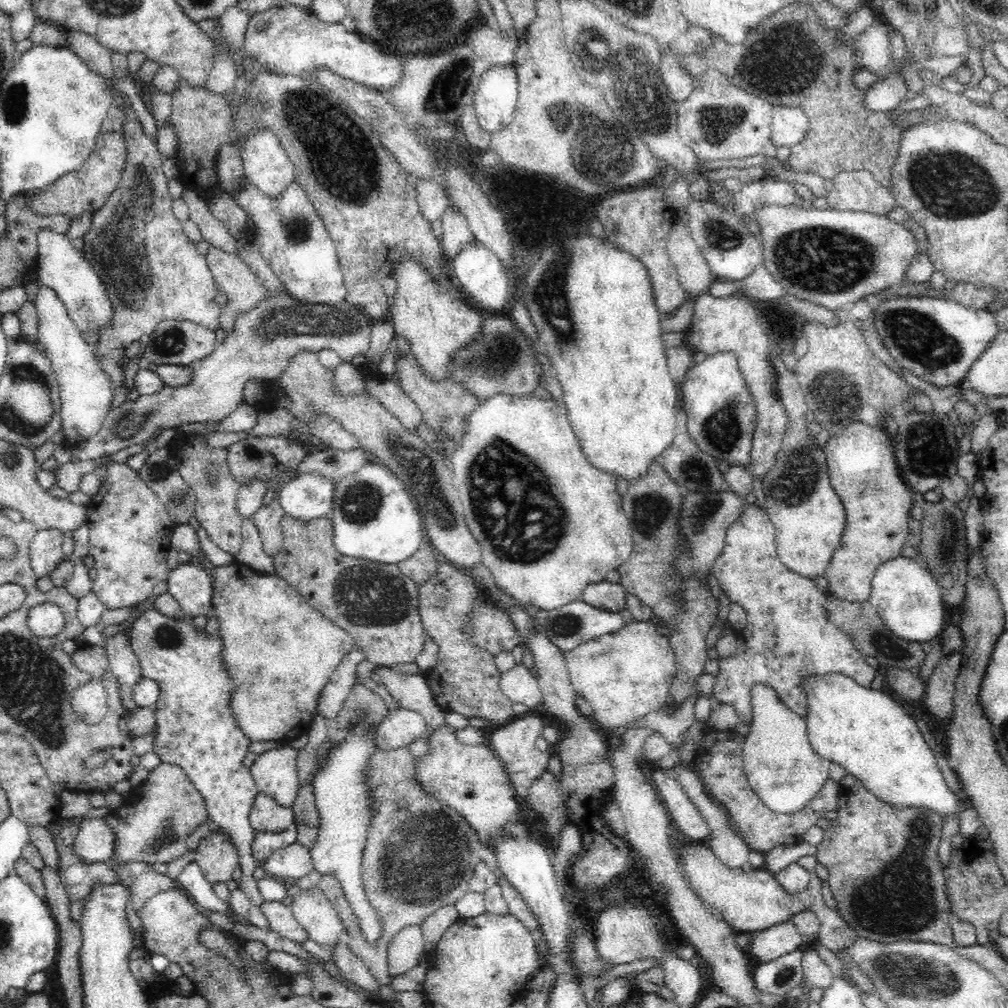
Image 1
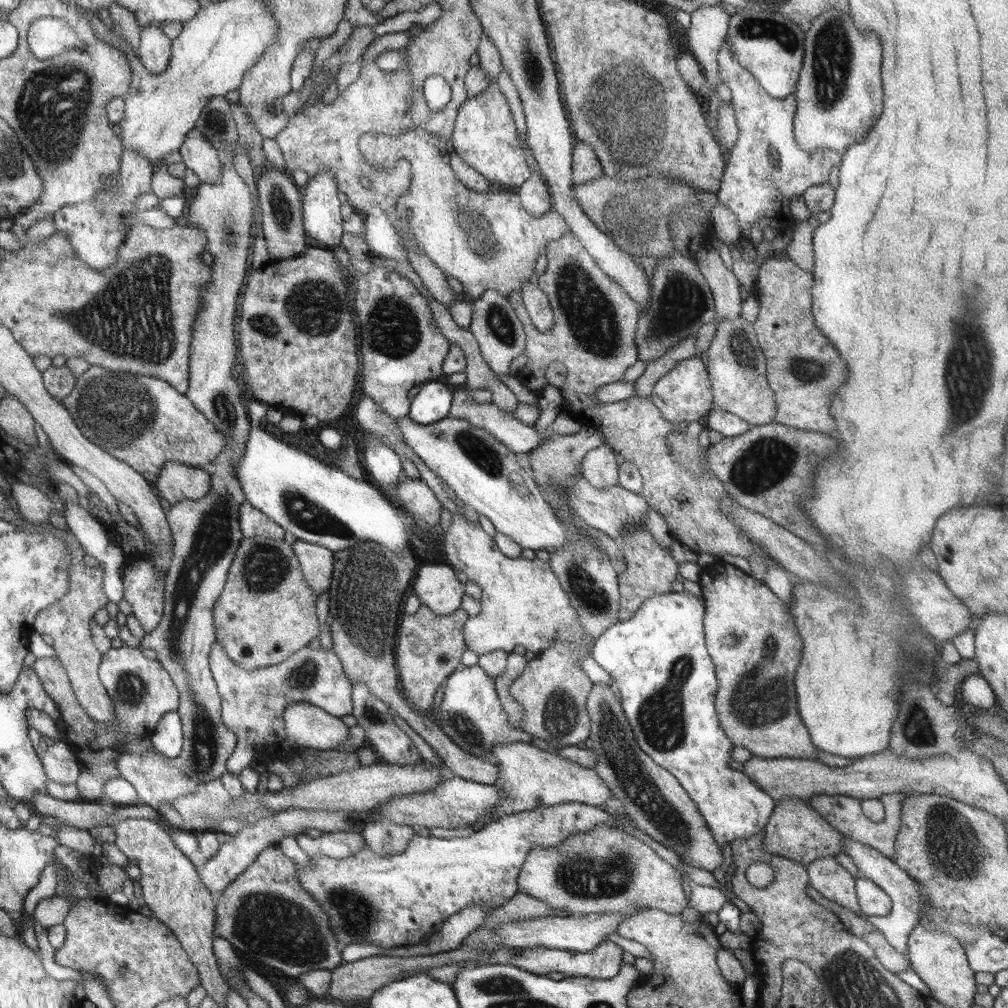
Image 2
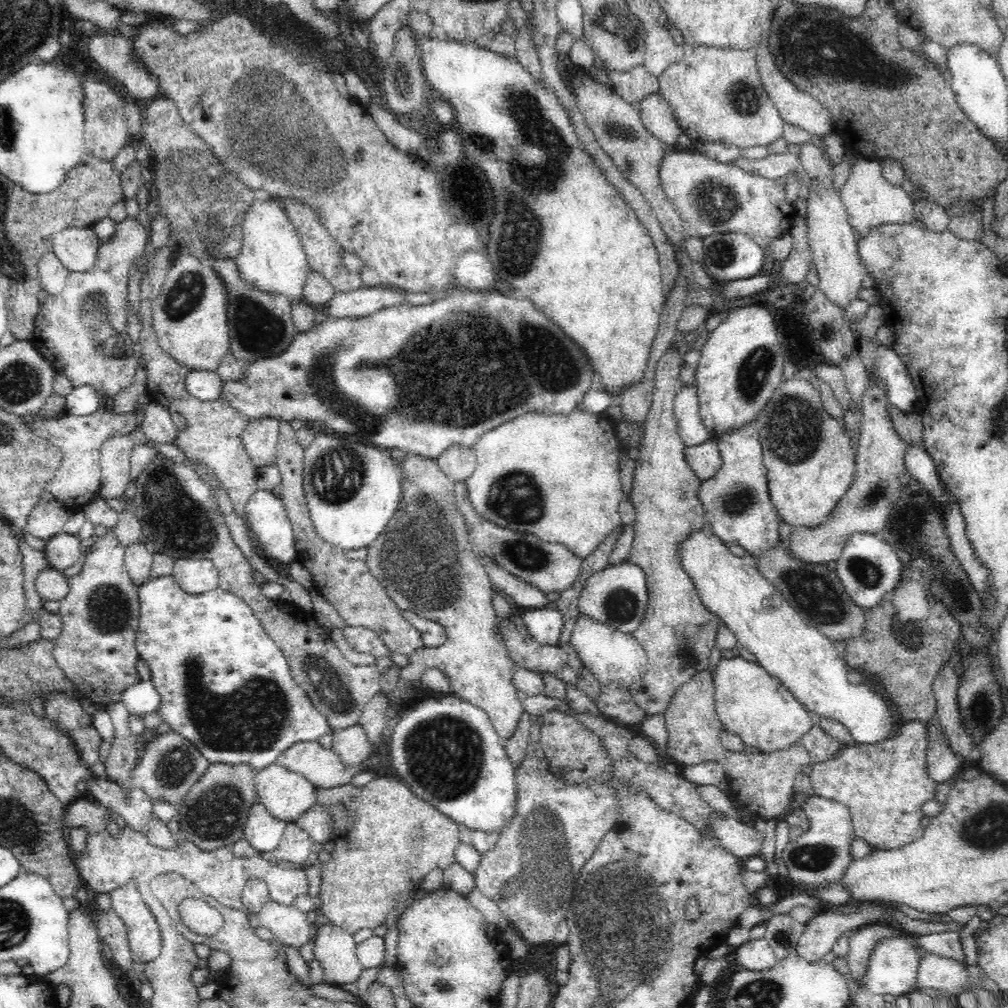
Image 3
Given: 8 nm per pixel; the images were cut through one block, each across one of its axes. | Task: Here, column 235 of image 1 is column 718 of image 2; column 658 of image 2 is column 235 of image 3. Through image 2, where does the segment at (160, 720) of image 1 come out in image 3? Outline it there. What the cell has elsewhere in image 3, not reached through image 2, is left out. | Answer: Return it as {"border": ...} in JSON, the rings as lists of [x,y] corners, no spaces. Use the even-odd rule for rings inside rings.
{"border":[[[162,576],[162,578],[154,578],[146,584],[140,586],[140,628],[138,628],[138,636],[136,636],[136,650],[140,660],[146,660],[150,672],[152,672],[152,684],[154,688],[162,694],[162,704],[158,708],[158,714],[162,718],[162,722],[170,724],[170,730],[178,732],[182,738],[190,740],[206,760],[210,760],[210,764],[248,764],[256,770],[256,774],[264,768],[268,768],[270,764],[274,764],[278,760],[280,754],[284,754],[288,748],[292,748],[296,742],[318,742],[324,734],[334,732],[332,726],[328,724],[328,720],[322,716],[322,712],[314,706],[314,702],[310,700],[310,696],[306,694],[306,690],[300,688],[300,684],[294,680],[286,654],[282,650],[278,650],[278,646],[270,640],[268,632],[264,630],[264,626],[260,624],[260,620],[254,616],[252,608],[236,594],[226,592],[222,588],[216,588],[212,592],[200,594],[200,596],[192,596],[188,592],[184,592],[174,576]]]}

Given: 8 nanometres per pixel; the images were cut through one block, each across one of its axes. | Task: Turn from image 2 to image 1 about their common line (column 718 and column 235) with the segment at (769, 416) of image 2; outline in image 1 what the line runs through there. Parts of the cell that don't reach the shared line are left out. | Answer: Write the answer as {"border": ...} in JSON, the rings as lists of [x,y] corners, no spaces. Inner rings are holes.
{"border":[[[274,294],[262,302],[256,304],[254,310],[240,314],[232,332],[228,332],[228,336],[224,338],[222,344],[216,346],[216,350],[206,356],[202,362],[192,366],[192,382],[186,386],[178,386],[178,388],[170,388],[164,386],[162,392],[156,392],[152,396],[140,396],[136,402],[120,402],[116,404],[106,420],[102,422],[104,426],[100,428],[100,432],[96,436],[92,436],[90,440],[72,446],[72,462],[82,462],[82,460],[92,460],[92,458],[100,458],[100,456],[110,456],[110,454],[118,454],[120,450],[126,450],[130,446],[136,444],[148,444],[148,440],[152,436],[156,436],[158,430],[176,430],[182,424],[206,424],[206,422],[220,422],[226,420],[232,412],[236,412],[238,406],[246,404],[244,402],[244,388],[246,382],[254,380],[254,382],[276,382],[282,372],[292,364],[292,358],[298,356],[300,352],[320,352],[324,348],[328,350],[336,350],[338,356],[352,364],[352,358],[356,354],[366,354],[370,348],[370,334],[372,334],[372,326],[374,322],[358,308],[354,308],[350,302],[342,300],[338,304],[306,304],[300,302],[296,298],[292,298],[290,294]]]}

